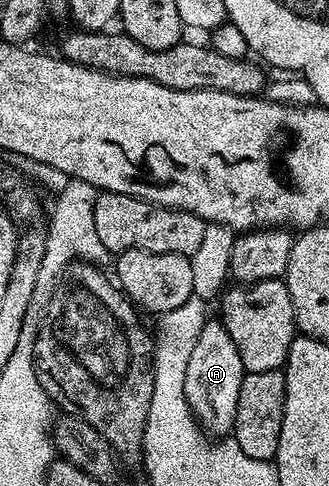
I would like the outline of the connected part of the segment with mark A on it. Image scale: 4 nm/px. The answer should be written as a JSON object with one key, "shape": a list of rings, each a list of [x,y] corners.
{"shape":[[[209,318],[198,333],[198,341],[190,353],[184,378],[184,395],[195,414],[216,427],[231,428],[236,422],[238,393],[242,389],[245,374],[242,357],[238,357],[238,349],[234,341],[230,341],[230,333],[224,328],[223,322],[219,318]]]}

